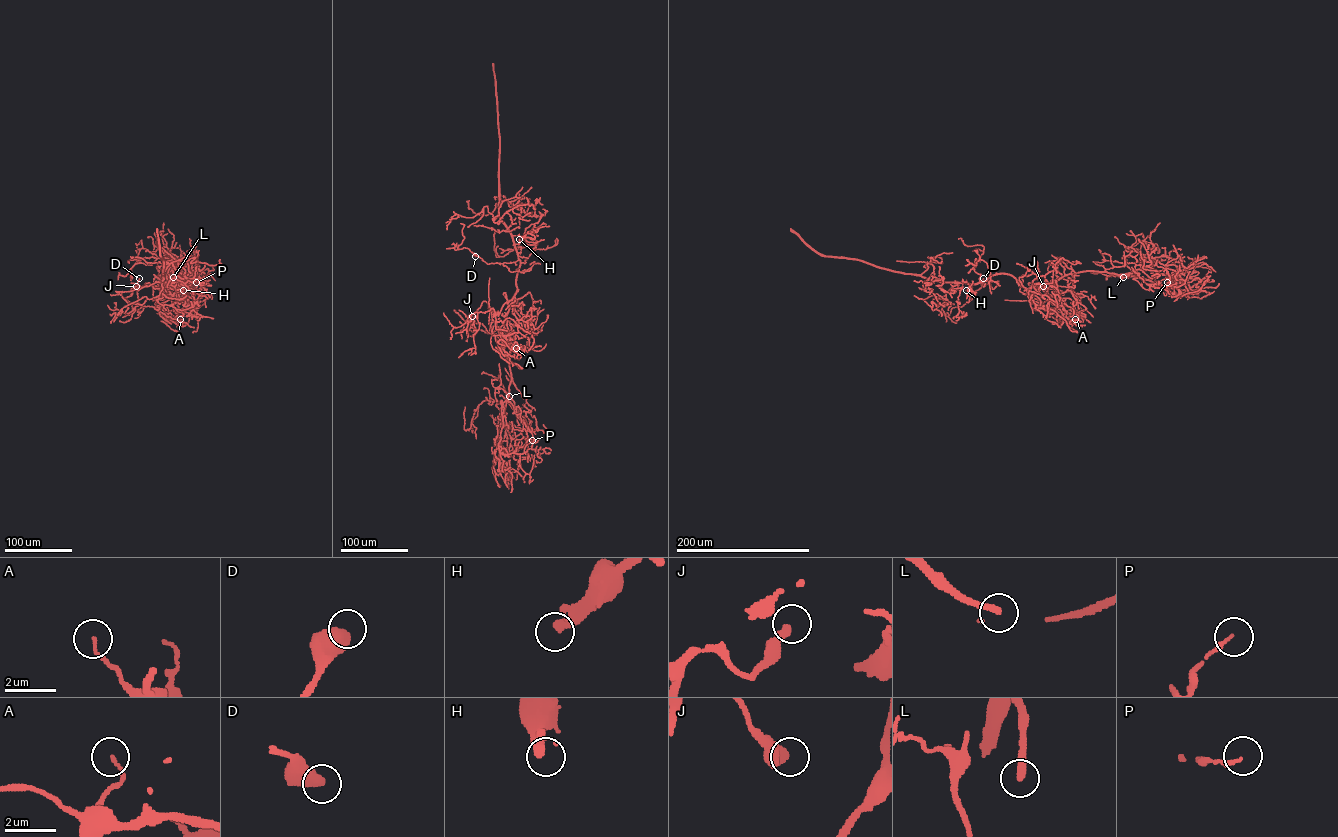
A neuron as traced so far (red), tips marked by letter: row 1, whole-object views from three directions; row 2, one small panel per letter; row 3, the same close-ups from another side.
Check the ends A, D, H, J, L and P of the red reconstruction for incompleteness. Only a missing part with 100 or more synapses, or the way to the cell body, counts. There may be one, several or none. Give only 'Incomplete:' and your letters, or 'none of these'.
Incomplete: H, L

